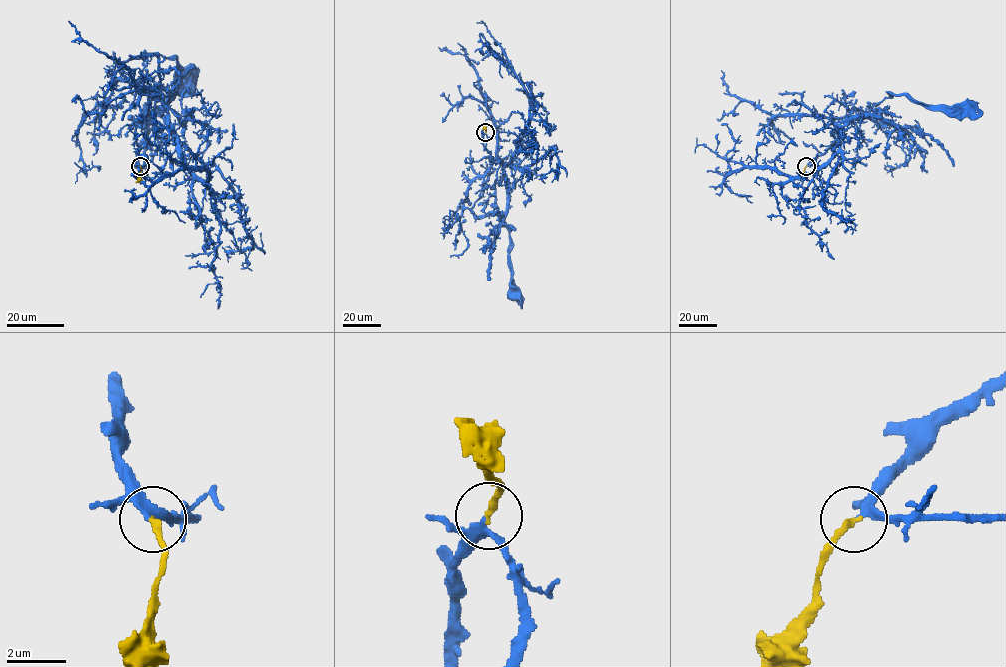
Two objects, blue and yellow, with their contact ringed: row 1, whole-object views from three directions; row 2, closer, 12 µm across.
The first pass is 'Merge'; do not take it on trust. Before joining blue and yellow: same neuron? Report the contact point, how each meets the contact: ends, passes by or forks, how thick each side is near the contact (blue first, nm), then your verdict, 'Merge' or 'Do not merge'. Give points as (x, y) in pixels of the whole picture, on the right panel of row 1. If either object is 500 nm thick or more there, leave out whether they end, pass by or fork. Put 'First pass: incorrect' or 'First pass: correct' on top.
First pass: correct
Place: (806, 166). At the ring blue passes by. At the ring yellow ends. Thickness 190 nm (blue) against 220 nm. Merge

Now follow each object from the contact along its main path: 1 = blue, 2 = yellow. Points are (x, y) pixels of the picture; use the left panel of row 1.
1: (139, 166), (136, 153), (166, 125), (167, 109), (118, 66), (148, 54), (175, 58), (180, 83)
2: (140, 166), (139, 179), (136, 182)

